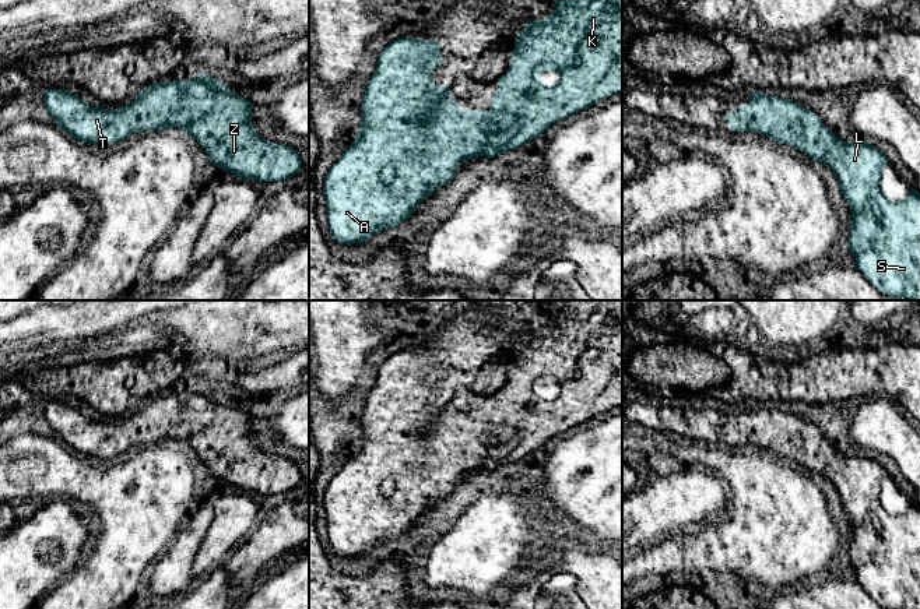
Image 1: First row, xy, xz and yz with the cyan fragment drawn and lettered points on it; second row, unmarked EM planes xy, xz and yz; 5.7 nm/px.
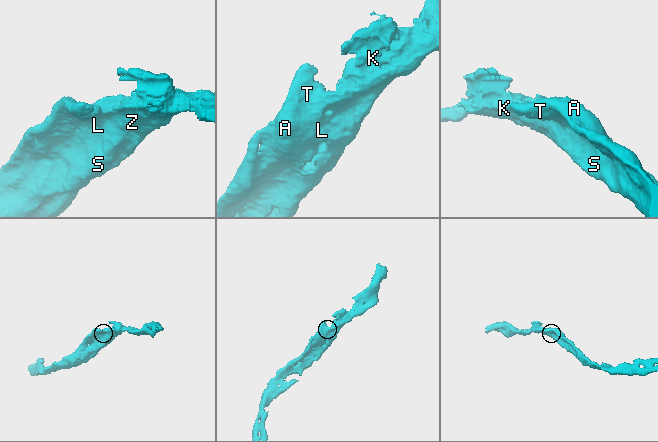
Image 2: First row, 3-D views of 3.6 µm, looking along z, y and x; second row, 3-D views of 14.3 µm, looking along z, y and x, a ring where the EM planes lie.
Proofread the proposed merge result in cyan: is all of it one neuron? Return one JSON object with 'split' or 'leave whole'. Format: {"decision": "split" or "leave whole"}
{"decision": "leave whole"}

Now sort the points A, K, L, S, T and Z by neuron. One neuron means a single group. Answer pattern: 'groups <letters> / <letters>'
groups A K L S T Z

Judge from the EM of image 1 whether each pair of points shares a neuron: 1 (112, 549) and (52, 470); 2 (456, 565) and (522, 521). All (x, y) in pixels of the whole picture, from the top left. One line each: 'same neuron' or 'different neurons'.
1: same neuron
2: same neuron

